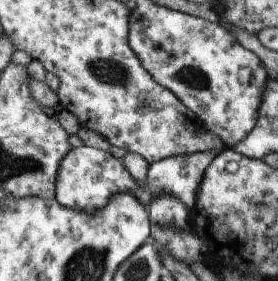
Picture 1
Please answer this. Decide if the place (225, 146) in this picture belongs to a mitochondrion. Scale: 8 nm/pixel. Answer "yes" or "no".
no

